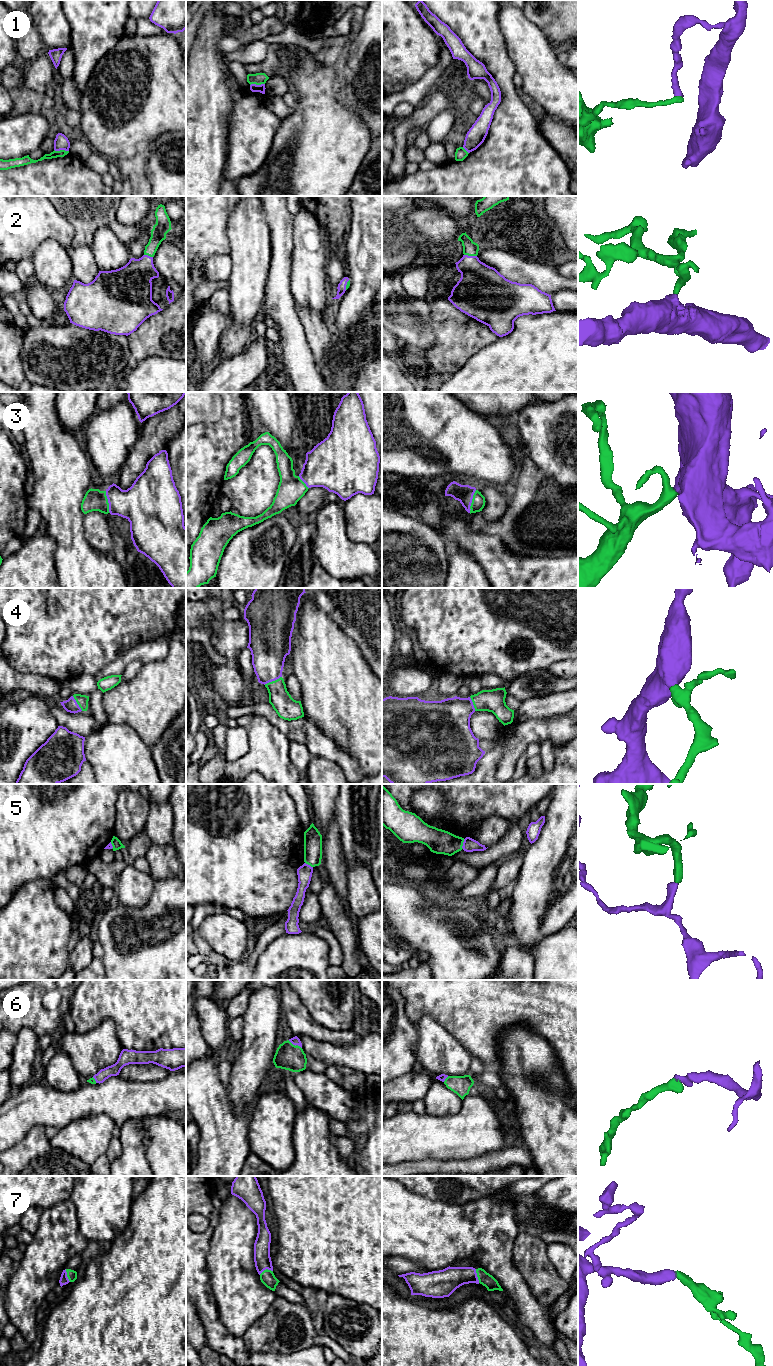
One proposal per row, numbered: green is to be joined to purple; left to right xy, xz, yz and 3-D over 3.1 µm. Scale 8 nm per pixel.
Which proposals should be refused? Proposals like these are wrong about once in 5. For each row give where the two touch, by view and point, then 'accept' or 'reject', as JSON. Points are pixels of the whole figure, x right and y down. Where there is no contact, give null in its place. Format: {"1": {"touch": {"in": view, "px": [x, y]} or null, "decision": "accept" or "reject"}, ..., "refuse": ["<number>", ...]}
{"1": {"touch": {"in": "xy", "px": [61, 149]}, "decision": "reject"}, "2": {"touch": {"in": "yz", "px": [470, 256]}, "decision": "accept"}, "3": {"touch": {"in": "yz", "px": [471, 501]}, "decision": "accept"}, "4": {"touch": {"in": "xz", "px": [272, 680]}, "decision": "accept"}, "5": {"touch": {"in": "yz", "px": [463, 844]}, "decision": "reject"}, "6": {"touch": {"in": "xz", "px": [295, 1045]}, "decision": "accept"}, "7": {"touch": {"in": "yz", "px": [476, 1276]}, "decision": "accept"}, "refuse": ["1", "5"]}

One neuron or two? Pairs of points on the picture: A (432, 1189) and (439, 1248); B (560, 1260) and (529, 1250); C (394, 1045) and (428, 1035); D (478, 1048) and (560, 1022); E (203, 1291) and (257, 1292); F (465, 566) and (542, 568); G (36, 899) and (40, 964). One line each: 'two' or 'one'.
A: two
B: two
C: two
D: one
E: two
F: two
G: one

